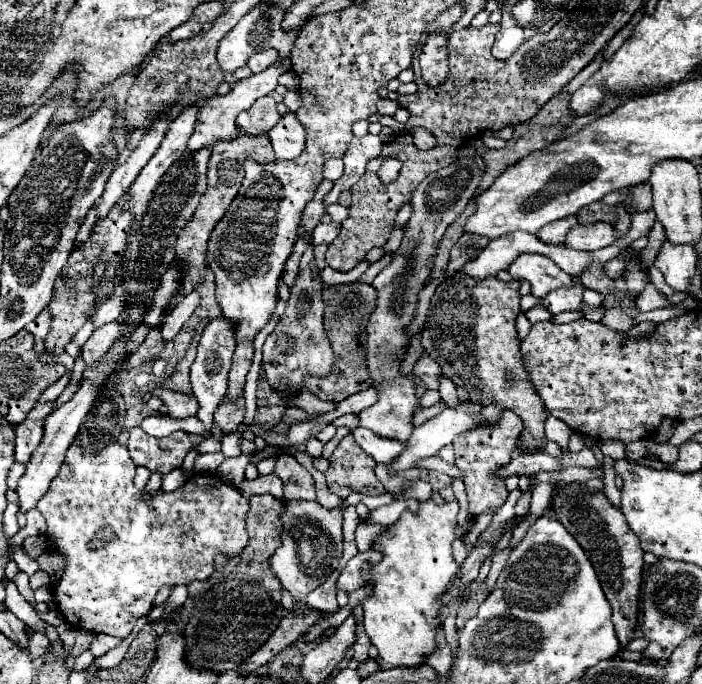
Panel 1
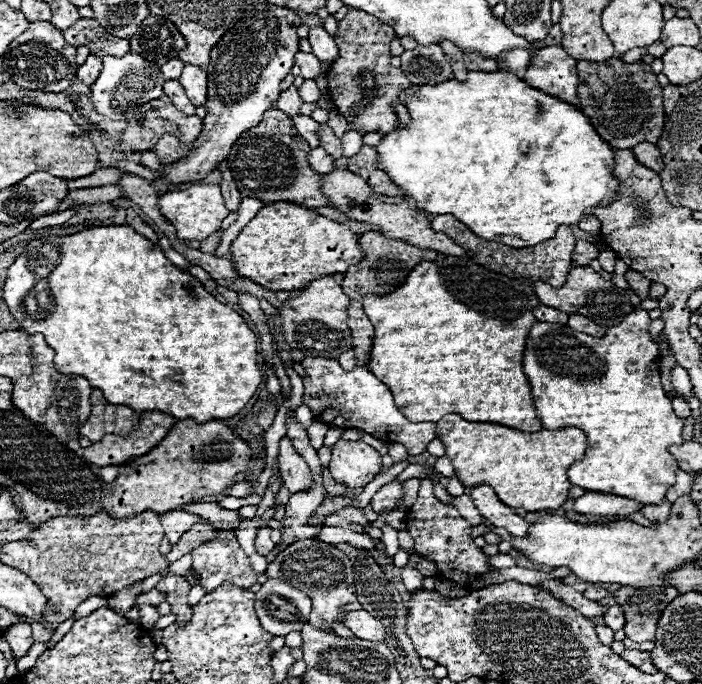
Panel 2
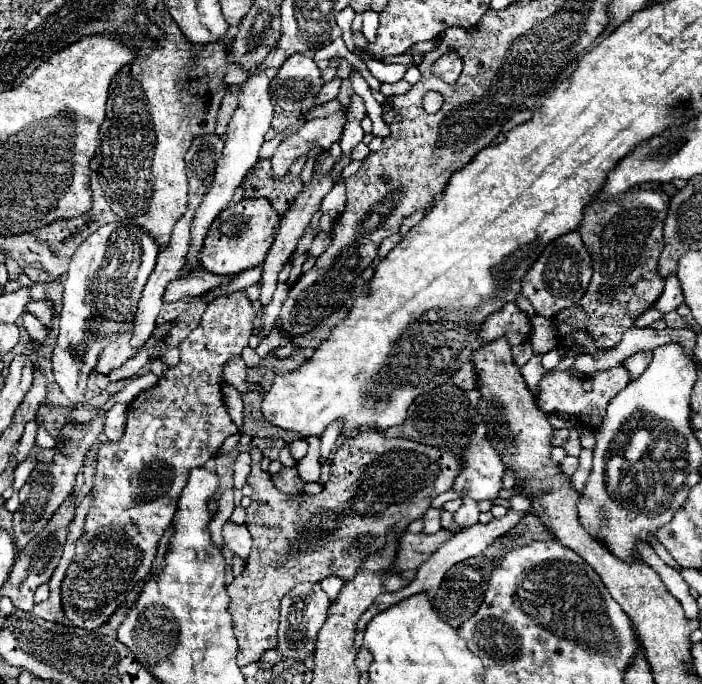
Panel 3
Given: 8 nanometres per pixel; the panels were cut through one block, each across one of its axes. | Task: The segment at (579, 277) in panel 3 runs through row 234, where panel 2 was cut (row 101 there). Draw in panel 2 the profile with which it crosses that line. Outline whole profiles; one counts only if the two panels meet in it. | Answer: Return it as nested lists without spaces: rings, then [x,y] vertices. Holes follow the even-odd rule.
[[[546,46],[538,50],[528,64],[524,82],[550,96],[562,98],[562,102],[570,102],[572,106],[580,108],[576,96],[576,60],[570,58],[562,46]]]

